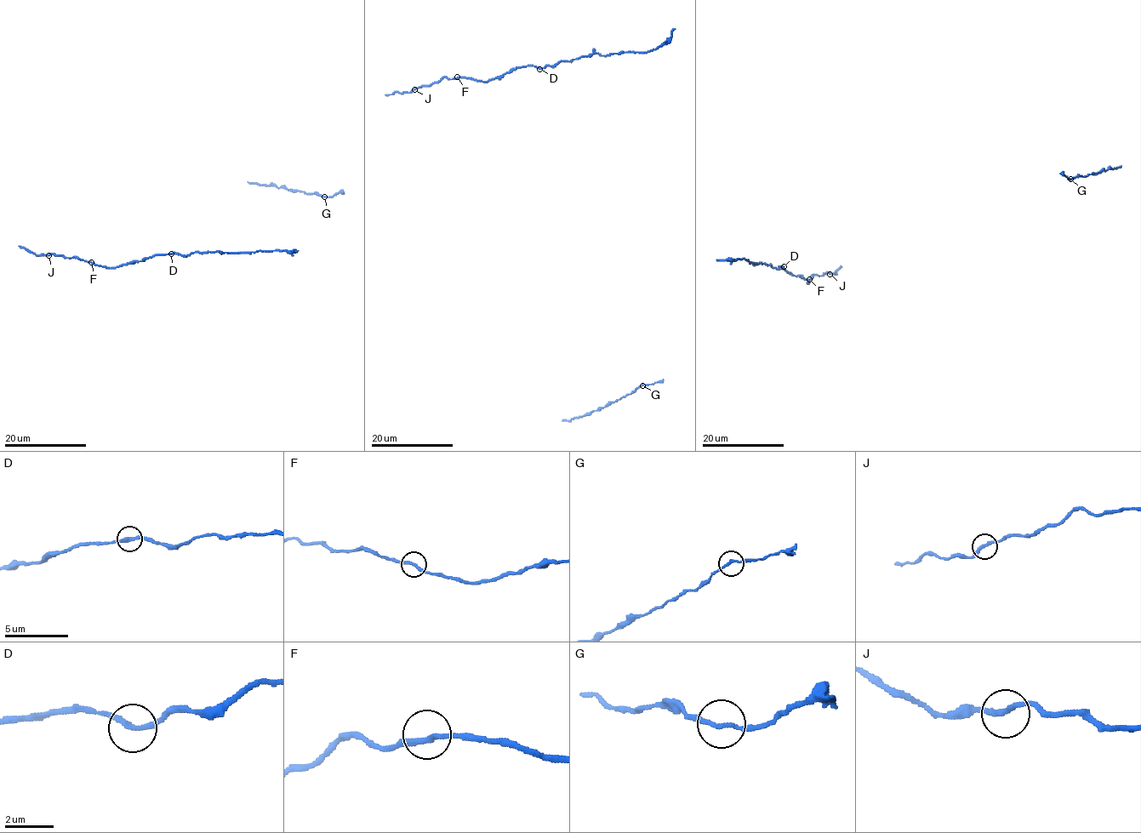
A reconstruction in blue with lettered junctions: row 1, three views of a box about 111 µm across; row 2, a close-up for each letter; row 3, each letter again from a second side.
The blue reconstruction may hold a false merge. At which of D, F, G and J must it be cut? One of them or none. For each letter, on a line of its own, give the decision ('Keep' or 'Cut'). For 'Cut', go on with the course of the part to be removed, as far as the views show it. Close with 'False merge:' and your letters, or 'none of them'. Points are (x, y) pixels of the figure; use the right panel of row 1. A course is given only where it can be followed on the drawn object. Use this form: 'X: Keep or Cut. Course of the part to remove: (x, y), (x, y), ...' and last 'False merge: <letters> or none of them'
D: Keep
F: Keep
G: Keep
J: Keep
False merge: none of them

